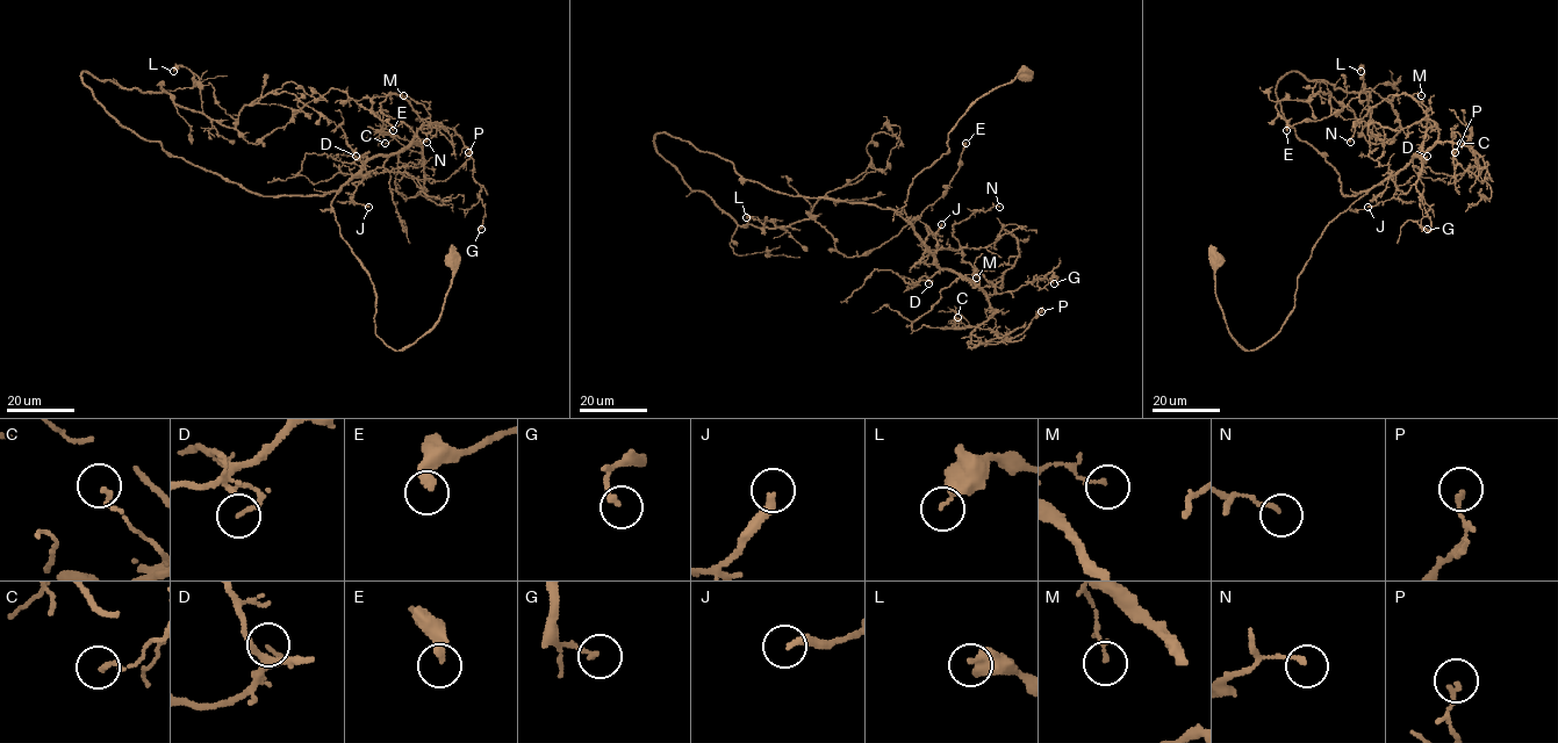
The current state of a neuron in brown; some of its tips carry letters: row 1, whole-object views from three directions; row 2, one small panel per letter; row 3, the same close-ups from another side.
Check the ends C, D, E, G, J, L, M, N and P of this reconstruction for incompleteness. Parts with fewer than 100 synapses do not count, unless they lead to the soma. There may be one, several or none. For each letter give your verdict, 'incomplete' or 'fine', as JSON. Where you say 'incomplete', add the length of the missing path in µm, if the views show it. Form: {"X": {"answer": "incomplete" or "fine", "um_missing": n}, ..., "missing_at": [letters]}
{"C": {"answer": "fine"}, "D": {"answer": "fine"}, "E": {"answer": "fine"}, "G": {"answer": "fine"}, "J": {"answer": "fine"}, "L": {"answer": "fine"}, "M": {"answer": "fine"}, "N": {"answer": "fine"}, "P": {"answer": "fine"}, "missing_at": []}

